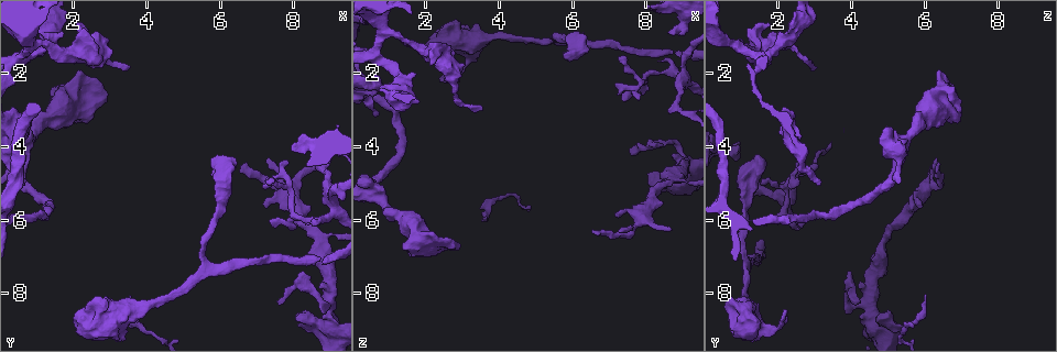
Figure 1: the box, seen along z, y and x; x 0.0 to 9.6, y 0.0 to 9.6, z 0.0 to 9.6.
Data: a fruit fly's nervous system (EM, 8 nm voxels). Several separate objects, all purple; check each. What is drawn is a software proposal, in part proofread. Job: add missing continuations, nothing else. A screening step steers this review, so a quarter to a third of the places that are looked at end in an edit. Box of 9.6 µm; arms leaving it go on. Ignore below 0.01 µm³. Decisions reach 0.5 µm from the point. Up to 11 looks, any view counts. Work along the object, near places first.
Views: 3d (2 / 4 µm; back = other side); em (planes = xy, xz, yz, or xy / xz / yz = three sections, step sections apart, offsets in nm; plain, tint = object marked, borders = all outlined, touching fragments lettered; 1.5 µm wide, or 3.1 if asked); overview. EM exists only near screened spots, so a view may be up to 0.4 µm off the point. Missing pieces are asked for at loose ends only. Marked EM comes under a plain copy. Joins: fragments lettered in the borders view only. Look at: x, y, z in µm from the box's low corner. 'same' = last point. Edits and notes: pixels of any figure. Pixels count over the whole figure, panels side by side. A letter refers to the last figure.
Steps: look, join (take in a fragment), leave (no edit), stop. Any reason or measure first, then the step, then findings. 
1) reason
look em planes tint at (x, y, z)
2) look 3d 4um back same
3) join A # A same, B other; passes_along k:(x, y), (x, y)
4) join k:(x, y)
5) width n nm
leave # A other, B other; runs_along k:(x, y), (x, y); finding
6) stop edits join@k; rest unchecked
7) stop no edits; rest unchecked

free end
look em xz step 8 borders at (8.45, 6.00, 1.65)

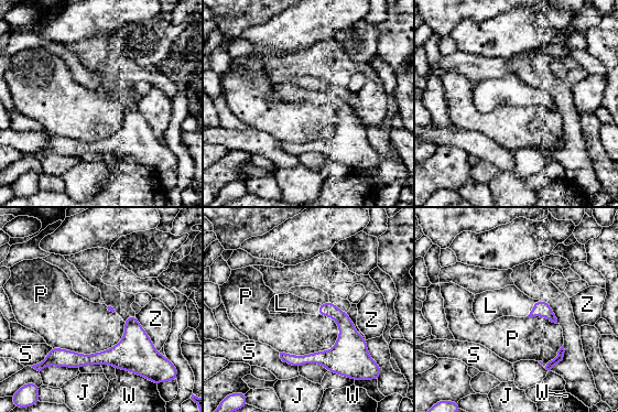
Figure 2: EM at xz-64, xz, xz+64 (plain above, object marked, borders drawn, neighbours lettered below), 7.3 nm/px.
cut it another way
look em planes borders same

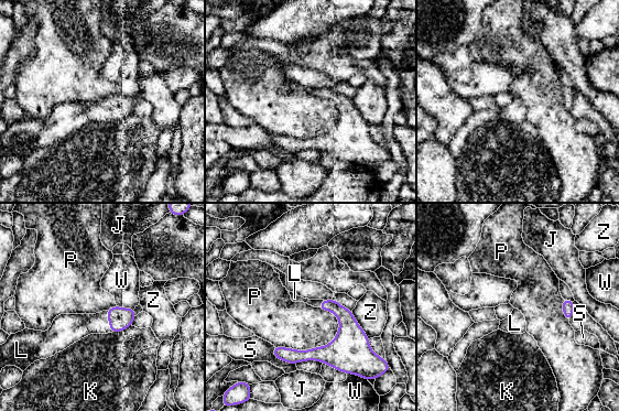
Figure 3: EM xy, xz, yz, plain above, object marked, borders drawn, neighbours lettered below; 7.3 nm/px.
join L # J other, K other, L same, P other, S other, W other, Z other; the neuron continues

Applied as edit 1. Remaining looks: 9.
end of a long branch
look em planes borders at (5.75, 4.45, 1.45)

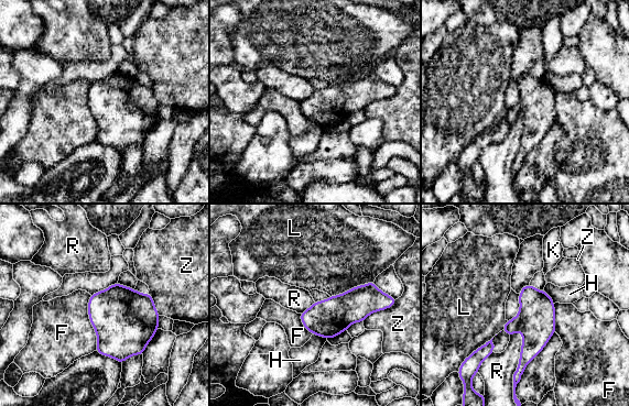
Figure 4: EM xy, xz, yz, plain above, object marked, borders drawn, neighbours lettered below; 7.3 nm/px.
width 200 nm
leave # F other, H other, K other, L other, R other, Z other; border 4:(520, 328), (521, 350), (512, 383); none of them fits

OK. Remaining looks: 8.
an open end
look em planes borders at (8.65, 4.05, 0.95)

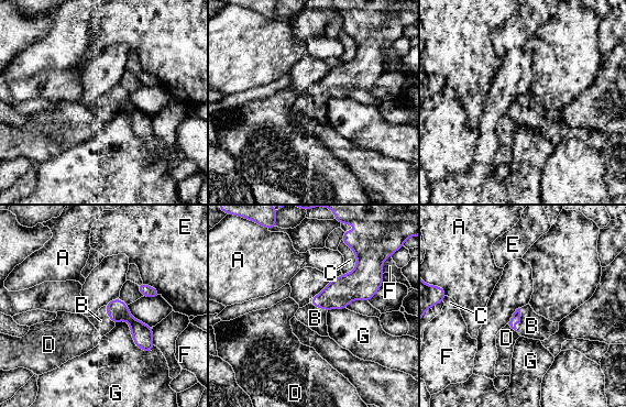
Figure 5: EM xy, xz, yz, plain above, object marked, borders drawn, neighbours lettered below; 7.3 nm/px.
join B # A other, B same, C other, D other, E other, F other, G other; it goes on there

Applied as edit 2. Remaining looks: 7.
redraw
look overview

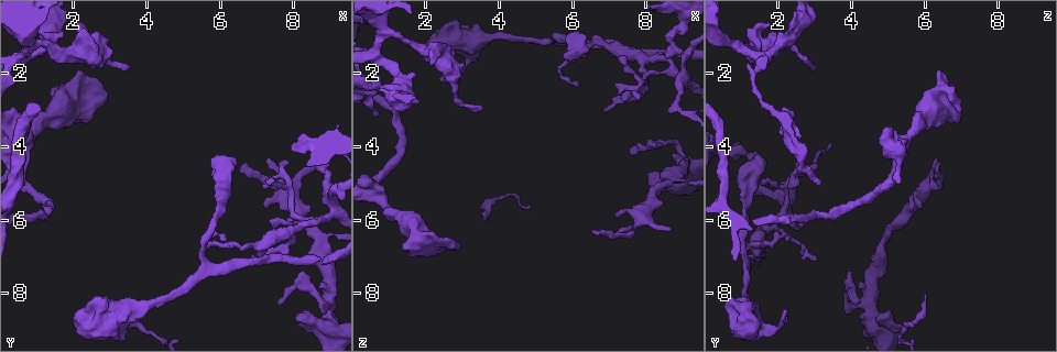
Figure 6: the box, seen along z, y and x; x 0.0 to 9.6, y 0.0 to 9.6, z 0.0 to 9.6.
an open end
look em planes borders at (0.70, 4.90, 3.25)

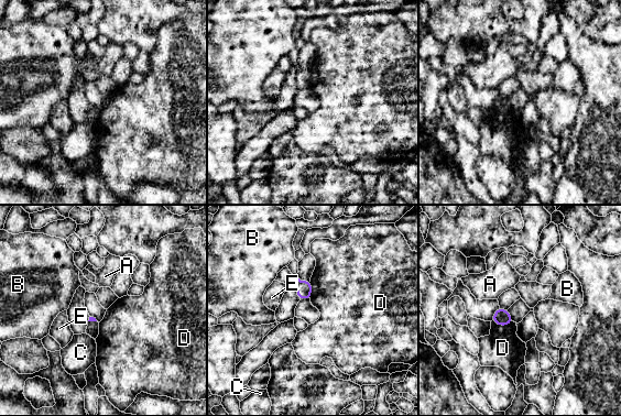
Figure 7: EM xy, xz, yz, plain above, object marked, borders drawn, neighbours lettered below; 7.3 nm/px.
leave # A other, B other, C other, D other, E other; border 7:(491, 320), (501, 326), (513, 321); none of them fits

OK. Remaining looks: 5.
stop edits join@3, join@5; rest unchecked

